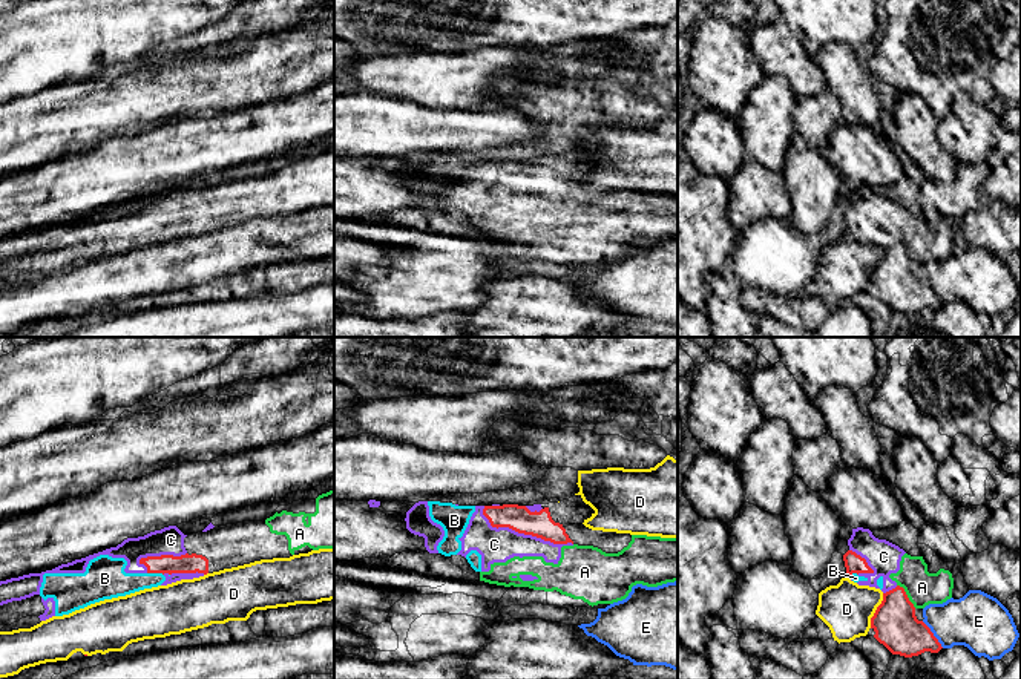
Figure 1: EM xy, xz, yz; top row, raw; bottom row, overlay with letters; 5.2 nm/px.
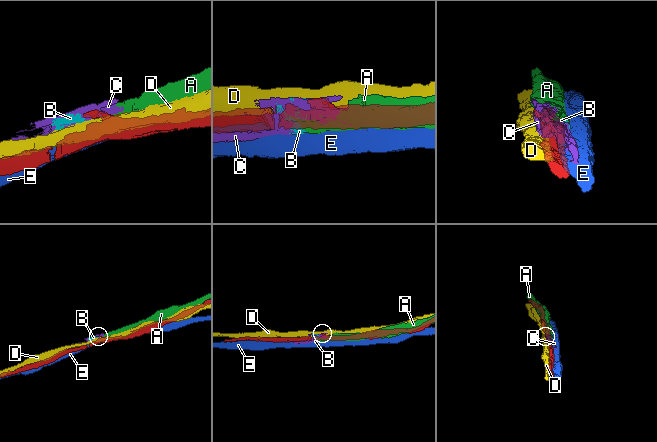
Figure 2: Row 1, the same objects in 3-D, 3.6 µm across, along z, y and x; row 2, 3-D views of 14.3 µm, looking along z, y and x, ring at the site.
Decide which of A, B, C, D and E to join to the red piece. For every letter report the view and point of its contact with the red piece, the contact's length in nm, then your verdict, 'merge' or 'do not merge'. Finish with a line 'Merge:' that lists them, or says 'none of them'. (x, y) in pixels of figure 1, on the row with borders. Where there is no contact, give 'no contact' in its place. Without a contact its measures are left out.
A: yz (906, 595) | 160 nm | do not merge
B: xy (155, 572) | 90 nm | do not merge
C: xz (525, 534) | 500 nm | do not merge
D: yz (876, 610) | 200 nm | do not merge
E: yz (932, 635) | 180 nm | do not merge
Merge: none of them

